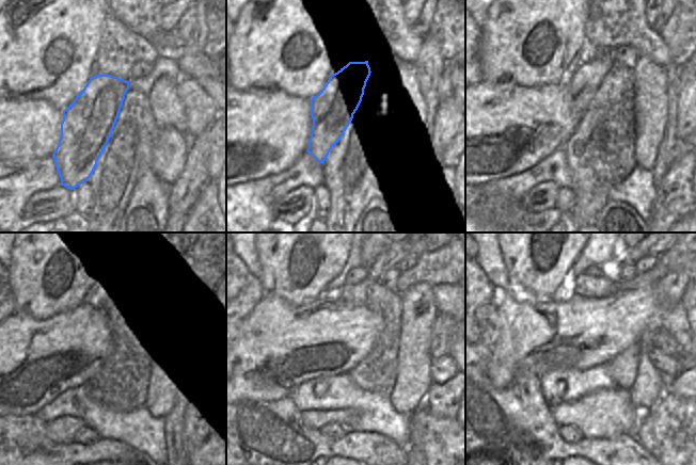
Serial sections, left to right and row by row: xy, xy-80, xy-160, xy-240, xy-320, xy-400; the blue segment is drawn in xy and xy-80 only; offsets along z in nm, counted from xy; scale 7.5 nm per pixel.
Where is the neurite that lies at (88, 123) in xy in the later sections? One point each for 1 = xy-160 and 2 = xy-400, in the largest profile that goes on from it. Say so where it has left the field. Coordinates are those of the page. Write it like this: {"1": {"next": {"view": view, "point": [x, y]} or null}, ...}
{"1": {"next": {"view": "xy-160", "point": [583, 84]}}, "2": {"next": {"view": "xy-400", "point": [635, 254]}}}

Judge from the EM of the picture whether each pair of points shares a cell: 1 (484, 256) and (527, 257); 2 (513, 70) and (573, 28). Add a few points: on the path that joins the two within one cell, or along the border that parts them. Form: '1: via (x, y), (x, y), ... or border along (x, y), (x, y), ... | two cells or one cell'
1: border along (497, 243), (508, 281) | two cells
2: via (531, 68), (541, 68), (547, 65), (560, 45) | one cell

